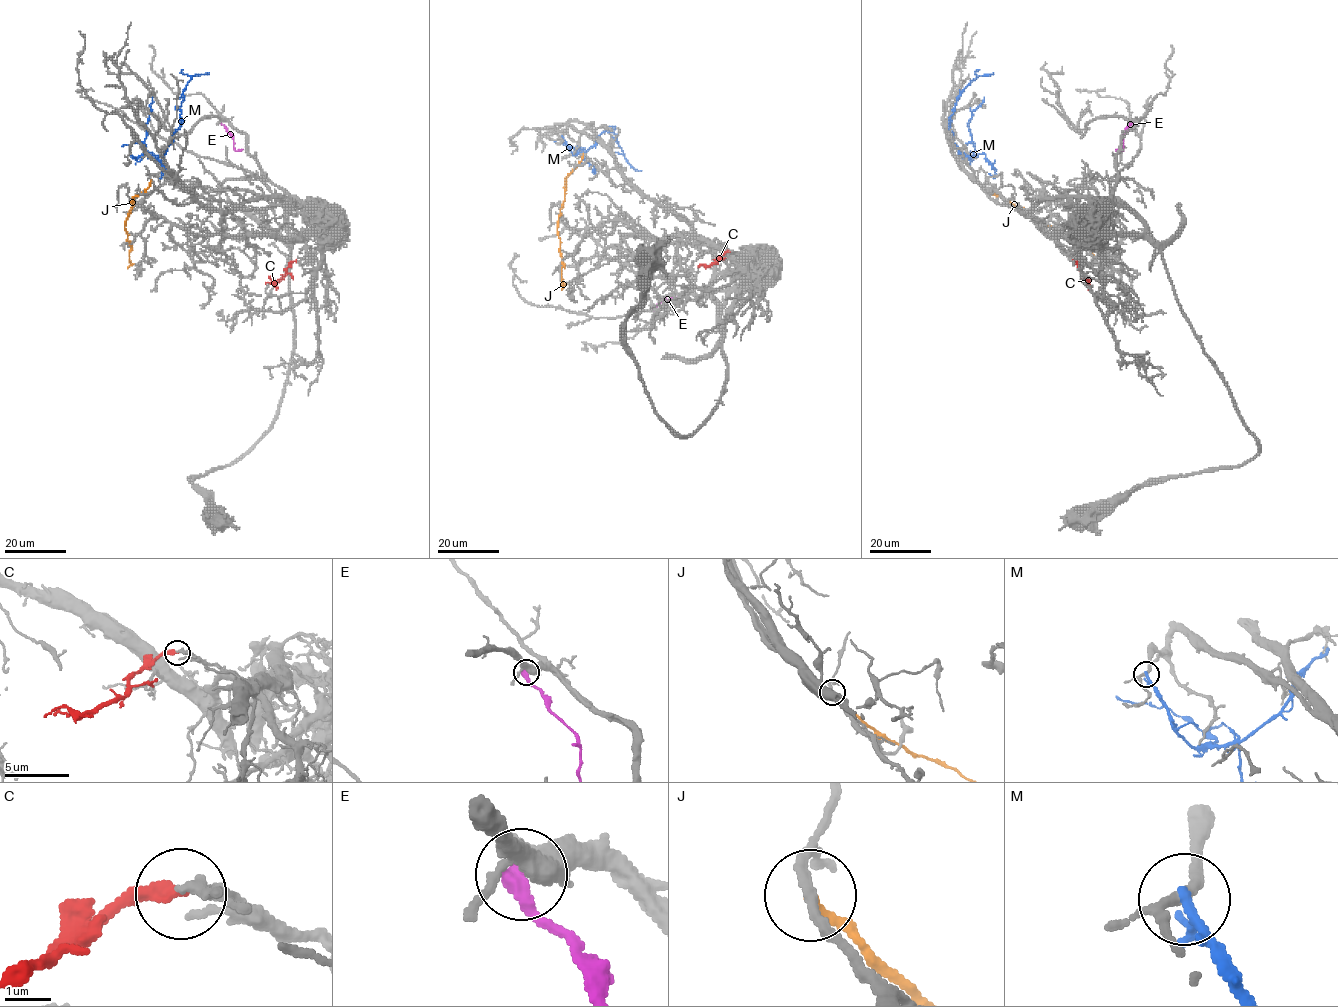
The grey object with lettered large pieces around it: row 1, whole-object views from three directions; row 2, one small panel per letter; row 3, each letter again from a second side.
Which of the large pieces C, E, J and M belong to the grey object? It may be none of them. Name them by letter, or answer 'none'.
C

